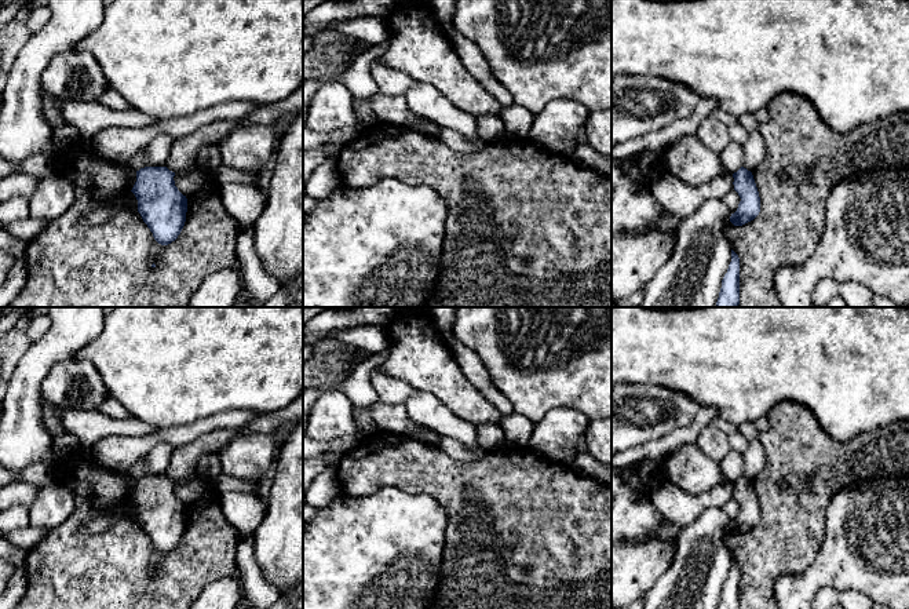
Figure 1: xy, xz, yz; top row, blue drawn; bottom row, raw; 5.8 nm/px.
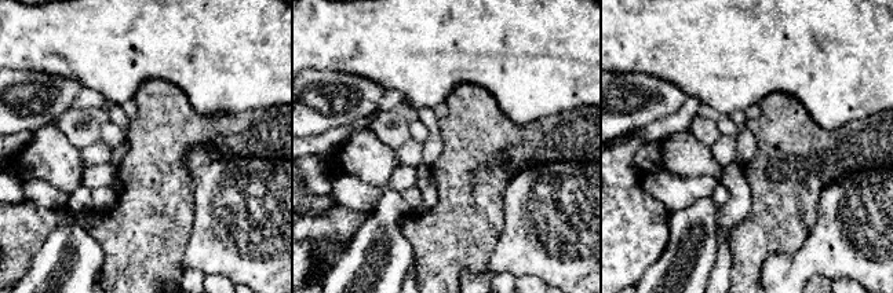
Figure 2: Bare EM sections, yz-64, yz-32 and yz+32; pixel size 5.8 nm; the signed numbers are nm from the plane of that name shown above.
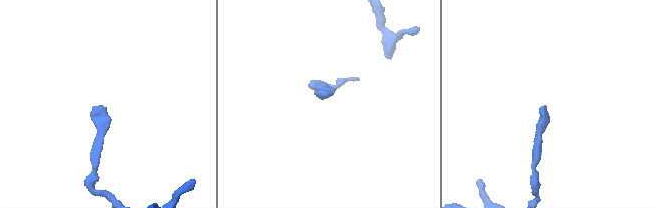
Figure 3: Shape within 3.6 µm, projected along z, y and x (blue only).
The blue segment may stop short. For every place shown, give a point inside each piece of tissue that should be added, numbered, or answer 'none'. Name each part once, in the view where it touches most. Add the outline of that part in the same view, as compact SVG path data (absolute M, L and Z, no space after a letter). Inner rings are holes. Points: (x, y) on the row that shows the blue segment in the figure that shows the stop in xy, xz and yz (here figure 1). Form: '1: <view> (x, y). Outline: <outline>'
none

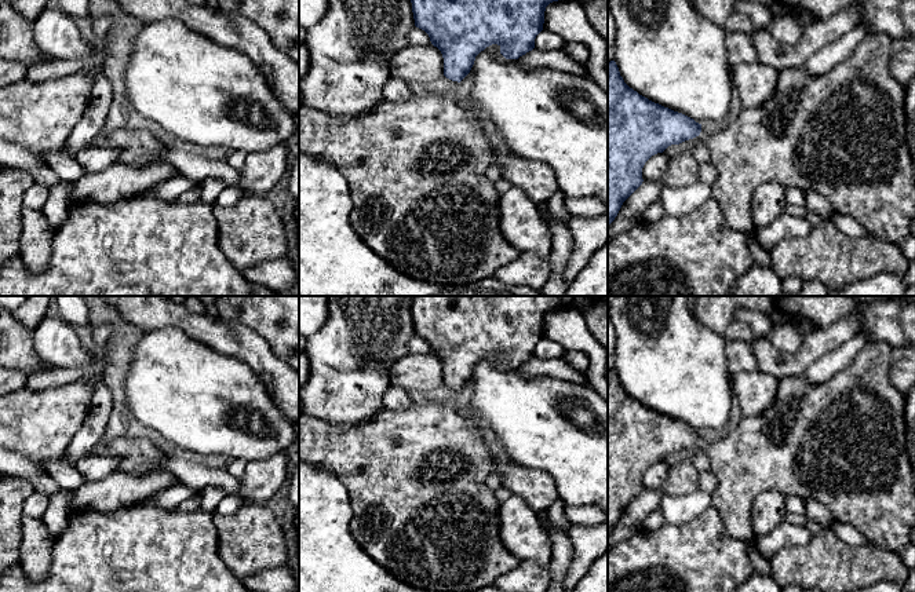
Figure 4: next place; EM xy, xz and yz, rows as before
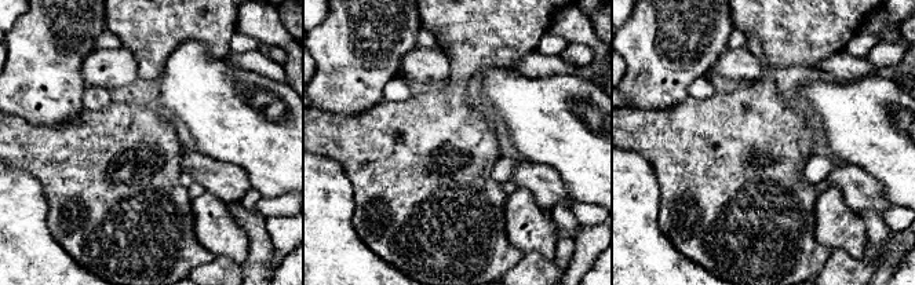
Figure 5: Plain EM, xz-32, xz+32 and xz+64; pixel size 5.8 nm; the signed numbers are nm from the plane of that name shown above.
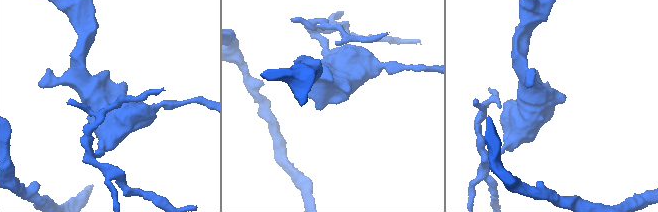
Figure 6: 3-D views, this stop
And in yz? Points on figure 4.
1: yz (842, 134). Outline: M870 34L853 51L853 54L824 74L809 74L803 67L785 69L779 72L777 87L772 98L759 107L744 107L739 117L729 123L721 131L701 131L699 139L710 150L710 162L715 167L718 178L711 186L712 198L719 204L726 223L737 231L754 231L752 223L752 194L763 183L776 182L781 187L796 187L802 191L813 190L824 195L834 213L843 213L854 218L867 231L867 234L882 241L890 241L900 245L911 234L912 219L915 218L915 175L912 157L907 145L905 131L905 87L898 84L890 74L890 47L893 39L887 34Z

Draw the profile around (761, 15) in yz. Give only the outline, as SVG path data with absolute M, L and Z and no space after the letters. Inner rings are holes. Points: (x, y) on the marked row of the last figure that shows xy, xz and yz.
M737 0L734 10L750 17L755 29L768 29L773 19L769 6Z

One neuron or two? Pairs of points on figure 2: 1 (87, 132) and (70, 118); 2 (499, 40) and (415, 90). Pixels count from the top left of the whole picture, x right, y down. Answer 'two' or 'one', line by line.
1: one
2: one

